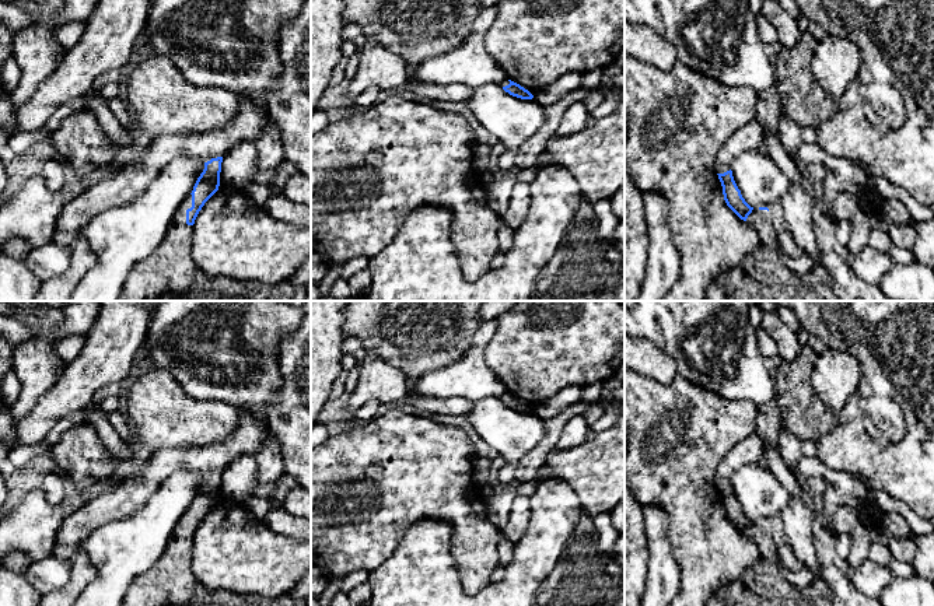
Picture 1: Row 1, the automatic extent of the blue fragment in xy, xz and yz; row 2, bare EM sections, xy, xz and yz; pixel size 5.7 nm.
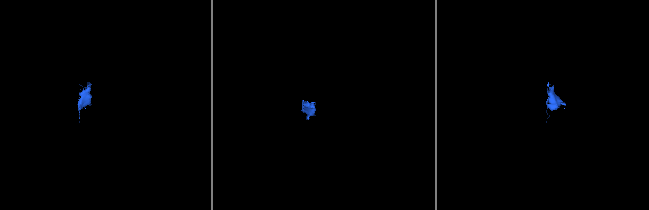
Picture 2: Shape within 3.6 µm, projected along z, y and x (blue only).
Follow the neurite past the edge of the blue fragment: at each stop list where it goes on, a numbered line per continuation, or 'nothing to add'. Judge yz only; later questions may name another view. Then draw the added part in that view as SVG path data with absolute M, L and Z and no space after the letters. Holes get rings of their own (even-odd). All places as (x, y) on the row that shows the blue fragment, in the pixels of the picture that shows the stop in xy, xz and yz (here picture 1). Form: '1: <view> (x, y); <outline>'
1: yz (748, 137); M752 119L741 126L720 148L716 171L724 174L731 169L732 161L744 151L759 150L765 143L765 130L762 125Z

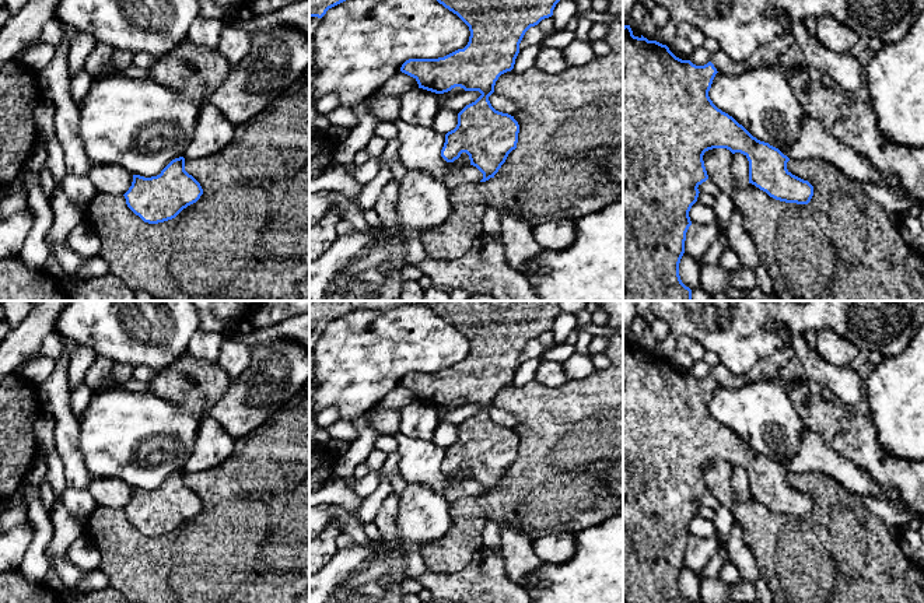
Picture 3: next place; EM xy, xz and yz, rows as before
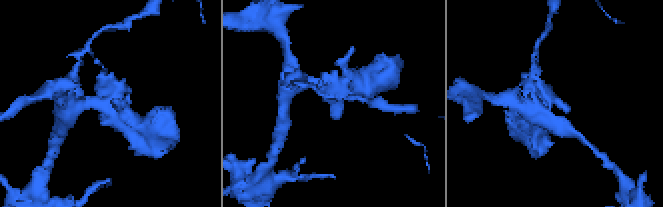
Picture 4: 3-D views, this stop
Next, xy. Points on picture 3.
nothing to add

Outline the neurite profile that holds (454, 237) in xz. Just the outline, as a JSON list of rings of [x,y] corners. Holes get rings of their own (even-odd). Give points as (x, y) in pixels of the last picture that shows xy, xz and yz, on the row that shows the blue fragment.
[[[613,21],[605,36],[610,53],[581,67],[556,74],[536,66],[507,71],[494,92],[510,98],[518,112],[517,148],[498,172],[486,182],[451,189],[452,211],[438,227],[420,234],[426,255],[433,260],[459,259],[482,234],[487,207],[510,210],[536,227],[550,220],[577,221],[623,199],[623,22]]]

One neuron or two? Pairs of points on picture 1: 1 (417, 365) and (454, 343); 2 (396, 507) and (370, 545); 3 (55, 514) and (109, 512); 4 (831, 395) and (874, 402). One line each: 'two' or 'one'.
1: one
2: one
3: two
4: two

